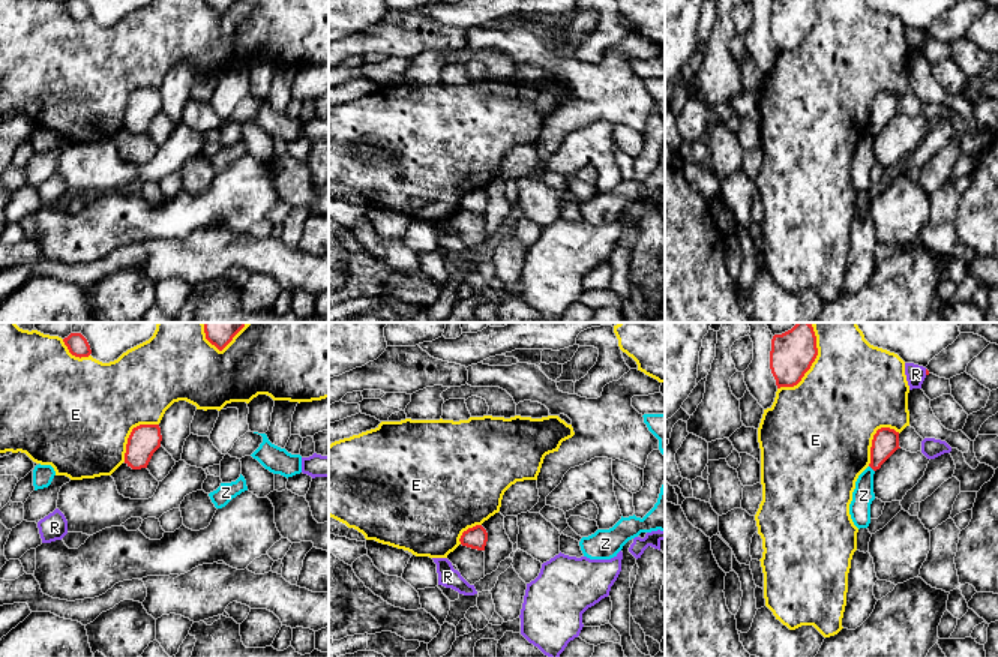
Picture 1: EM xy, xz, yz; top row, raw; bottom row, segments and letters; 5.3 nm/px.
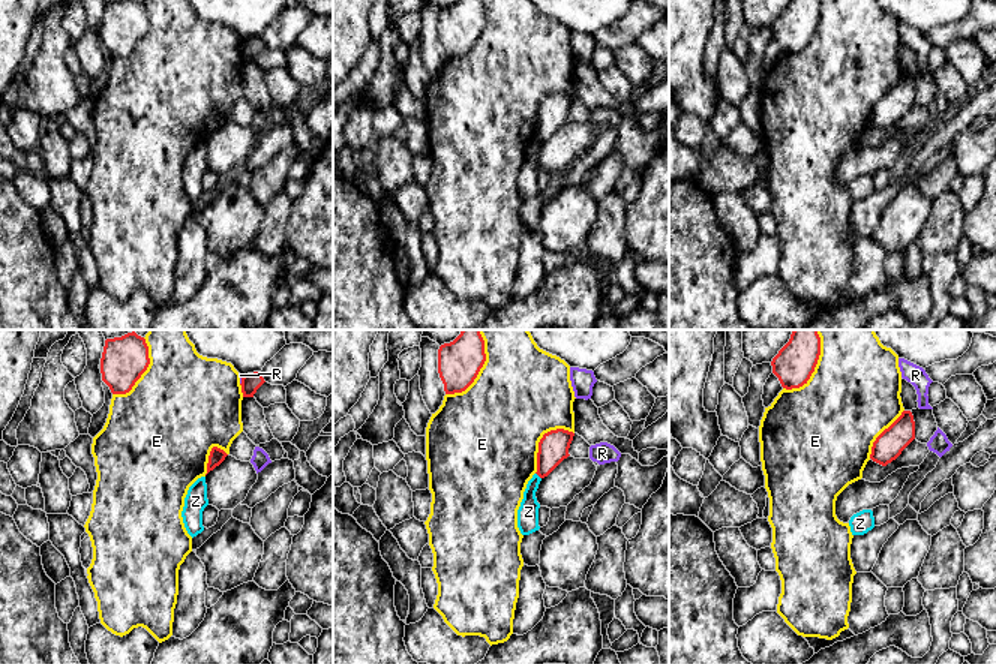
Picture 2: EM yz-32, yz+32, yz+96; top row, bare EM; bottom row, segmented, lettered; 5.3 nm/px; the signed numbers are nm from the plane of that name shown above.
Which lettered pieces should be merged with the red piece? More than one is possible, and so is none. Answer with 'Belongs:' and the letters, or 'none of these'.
Belongs: none of these

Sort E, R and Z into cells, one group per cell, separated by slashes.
E / R / Z

